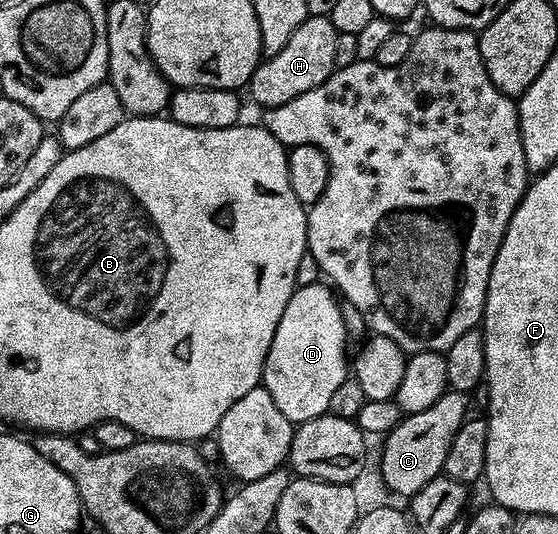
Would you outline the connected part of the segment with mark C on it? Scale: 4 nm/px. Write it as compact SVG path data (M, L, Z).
M448 390L431 405L431 409L423 409L423 413L405 415L384 436L381 447L381 479L389 491L397 495L412 497L427 485L434 477L442 474L447 461L447 453L451 449L451 441L455 441L455 433L465 420L470 418L469 411L470 396L463 391Z

